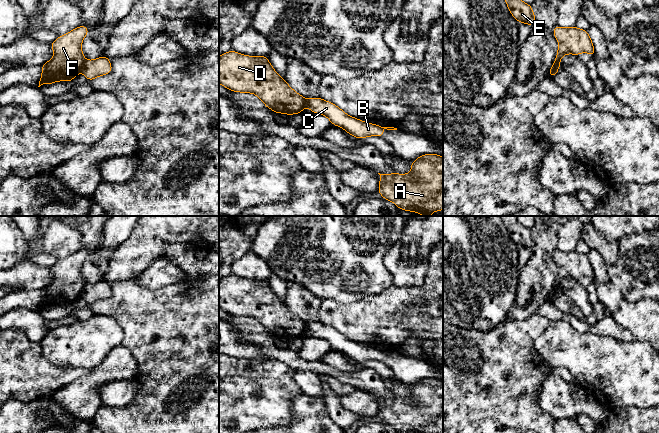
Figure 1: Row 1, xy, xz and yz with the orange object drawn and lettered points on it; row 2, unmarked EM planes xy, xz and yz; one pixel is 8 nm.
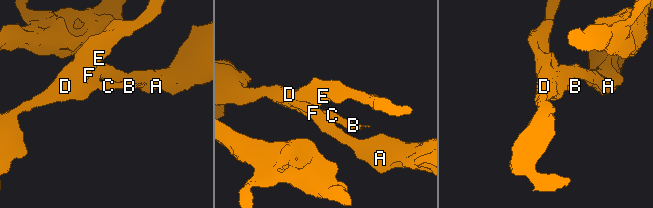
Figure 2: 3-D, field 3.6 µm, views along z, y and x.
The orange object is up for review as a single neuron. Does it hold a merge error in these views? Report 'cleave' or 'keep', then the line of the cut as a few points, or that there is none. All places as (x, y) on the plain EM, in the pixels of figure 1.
cleave; cut xy (84, 283), (81, 294)

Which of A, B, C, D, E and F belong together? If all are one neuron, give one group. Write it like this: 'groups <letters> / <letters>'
groups A D E F / B C

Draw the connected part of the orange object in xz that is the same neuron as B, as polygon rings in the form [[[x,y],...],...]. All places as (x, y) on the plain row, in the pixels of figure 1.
[[[319,321],[307,323],[306,330],[313,337],[326,340],[331,345],[331,348],[343,352],[350,359],[358,363],[368,360],[378,360],[382,362],[385,353],[397,354],[397,352],[394,351],[381,351],[351,341],[332,326],[327,326]]]

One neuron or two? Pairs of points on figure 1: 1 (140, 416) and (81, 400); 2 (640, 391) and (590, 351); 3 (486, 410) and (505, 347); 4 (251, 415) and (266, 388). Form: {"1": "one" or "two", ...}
{"1": "two", "2": "one", "3": "one", "4": "one"}

